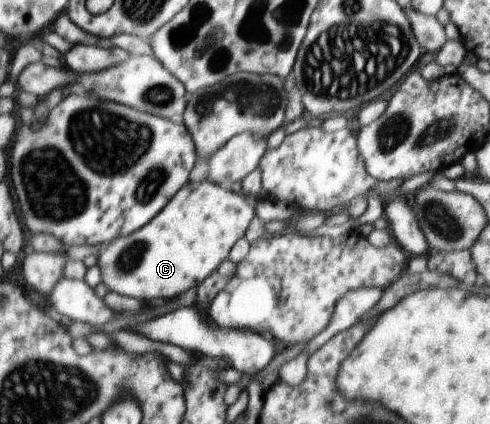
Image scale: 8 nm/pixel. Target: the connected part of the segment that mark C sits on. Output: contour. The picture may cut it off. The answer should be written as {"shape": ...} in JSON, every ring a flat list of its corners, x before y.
{"shape":[[211,181,190,182,149,224,128,237,120,235,109,242,99,255,103,283,109,291,116,291,131,298,174,299,191,287,200,285,229,259,232,248,237,241,244,238,246,228,254,217,254,205,247,202,241,193,234,193]]}

